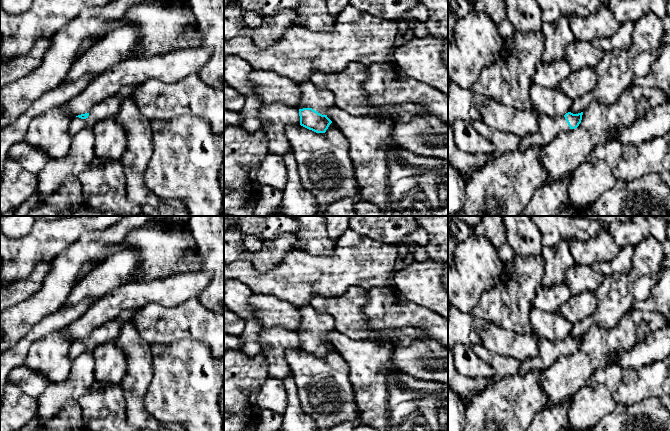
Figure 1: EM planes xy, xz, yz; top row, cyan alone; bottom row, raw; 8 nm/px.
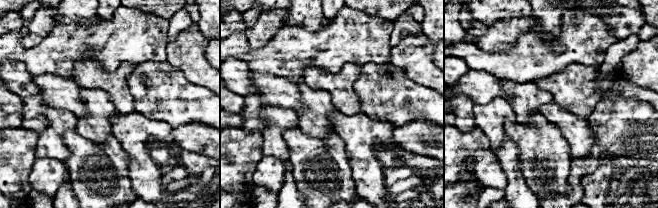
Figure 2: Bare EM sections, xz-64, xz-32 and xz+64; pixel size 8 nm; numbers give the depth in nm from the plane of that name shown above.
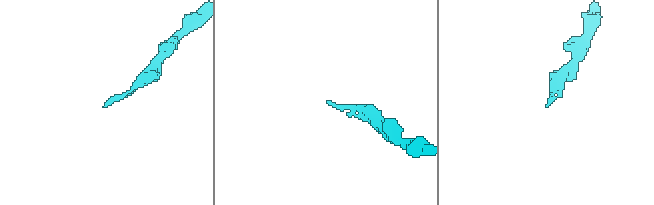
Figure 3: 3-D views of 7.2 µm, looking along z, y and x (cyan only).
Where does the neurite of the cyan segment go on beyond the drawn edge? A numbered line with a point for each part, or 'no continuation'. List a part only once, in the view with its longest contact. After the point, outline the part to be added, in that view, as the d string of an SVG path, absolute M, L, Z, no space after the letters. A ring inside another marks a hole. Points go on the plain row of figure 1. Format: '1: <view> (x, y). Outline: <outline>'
1: xz (321, 324). Outline: M300 307L301 325L297 333L312 332L322 339L335 329L334 317L330 314L319 313L312 307Z

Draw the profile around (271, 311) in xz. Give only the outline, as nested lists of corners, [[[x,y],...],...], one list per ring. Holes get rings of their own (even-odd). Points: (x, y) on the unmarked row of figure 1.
[[[253,294],[249,305],[264,328],[281,326],[288,330],[298,331],[301,325],[299,308],[275,296]]]

